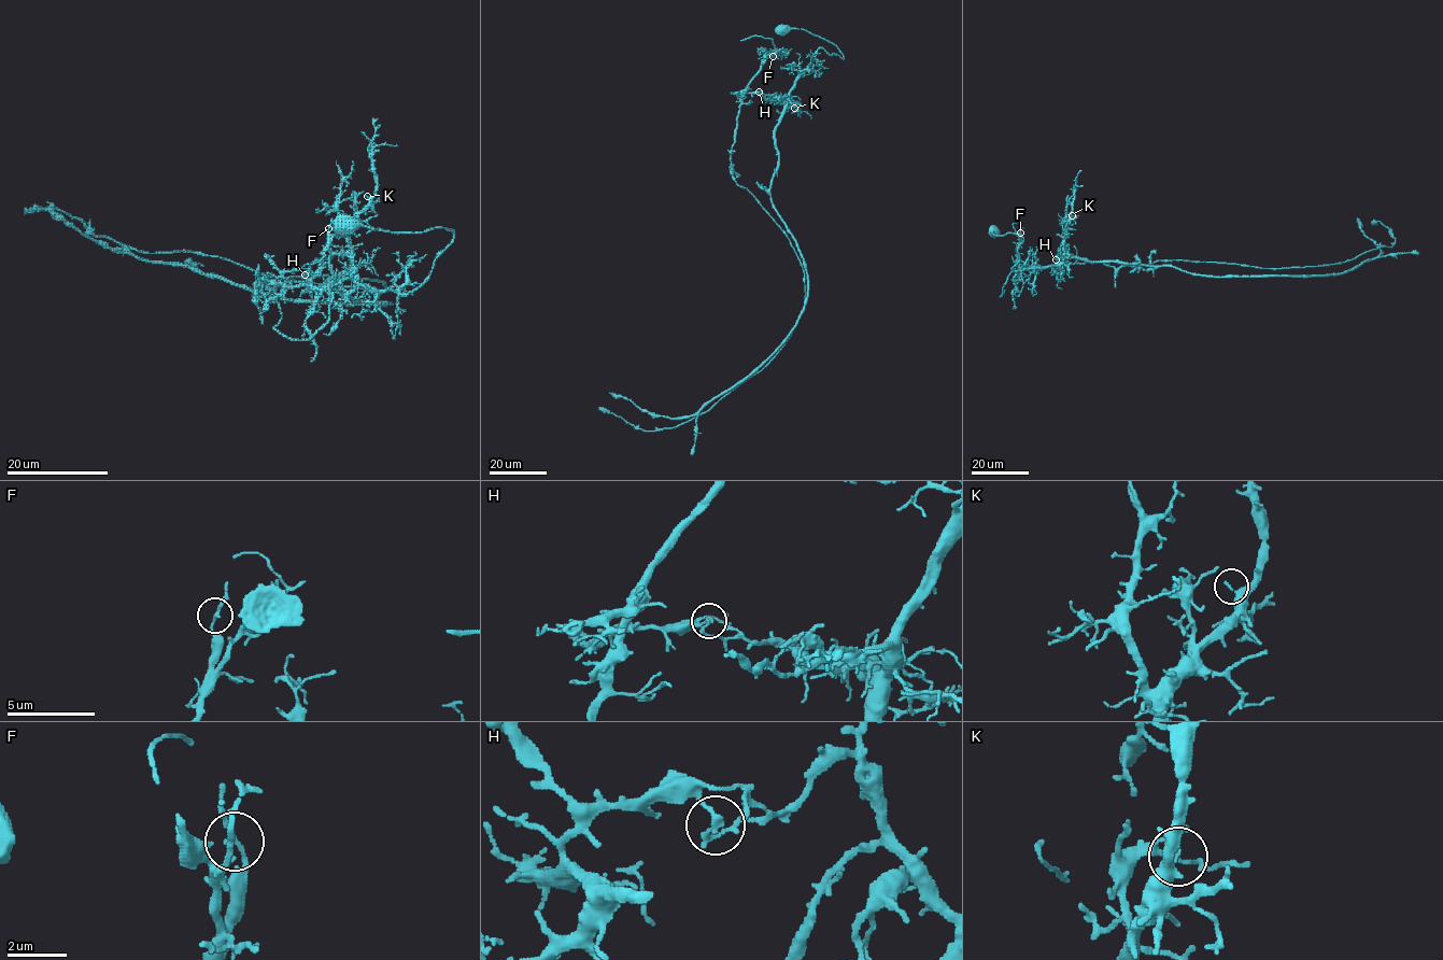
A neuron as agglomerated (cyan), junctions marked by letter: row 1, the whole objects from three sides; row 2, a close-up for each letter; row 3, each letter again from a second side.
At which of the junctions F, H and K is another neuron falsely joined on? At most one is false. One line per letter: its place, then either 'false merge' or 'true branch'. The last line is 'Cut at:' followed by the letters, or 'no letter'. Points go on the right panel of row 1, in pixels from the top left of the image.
F: place (1020, 233); true branch
H: place (1056, 259); false merge
K: place (1072, 215); true branch
Cut at: H

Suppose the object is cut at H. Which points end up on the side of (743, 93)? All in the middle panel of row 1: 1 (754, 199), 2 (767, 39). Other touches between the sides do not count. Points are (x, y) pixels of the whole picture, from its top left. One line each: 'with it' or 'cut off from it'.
1: with it
2: with it

